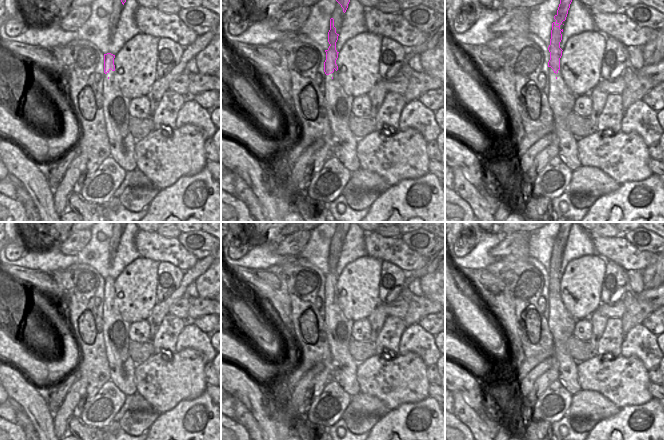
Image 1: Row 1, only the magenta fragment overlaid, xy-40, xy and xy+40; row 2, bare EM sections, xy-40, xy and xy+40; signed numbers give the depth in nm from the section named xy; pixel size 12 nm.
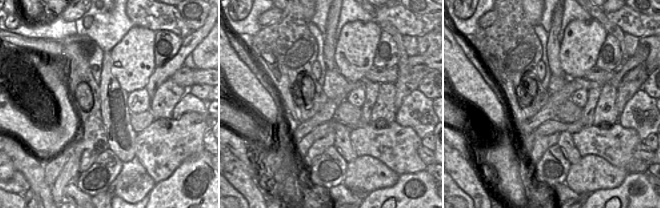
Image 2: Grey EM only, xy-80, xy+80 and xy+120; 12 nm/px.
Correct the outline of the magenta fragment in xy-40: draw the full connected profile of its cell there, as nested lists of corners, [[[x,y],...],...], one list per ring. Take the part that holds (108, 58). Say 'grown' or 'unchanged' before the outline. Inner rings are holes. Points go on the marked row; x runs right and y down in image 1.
unchanged; [[[111,53],[104,54],[104,73],[109,73],[110,70],[115,71],[114,65],[115,55]]]

